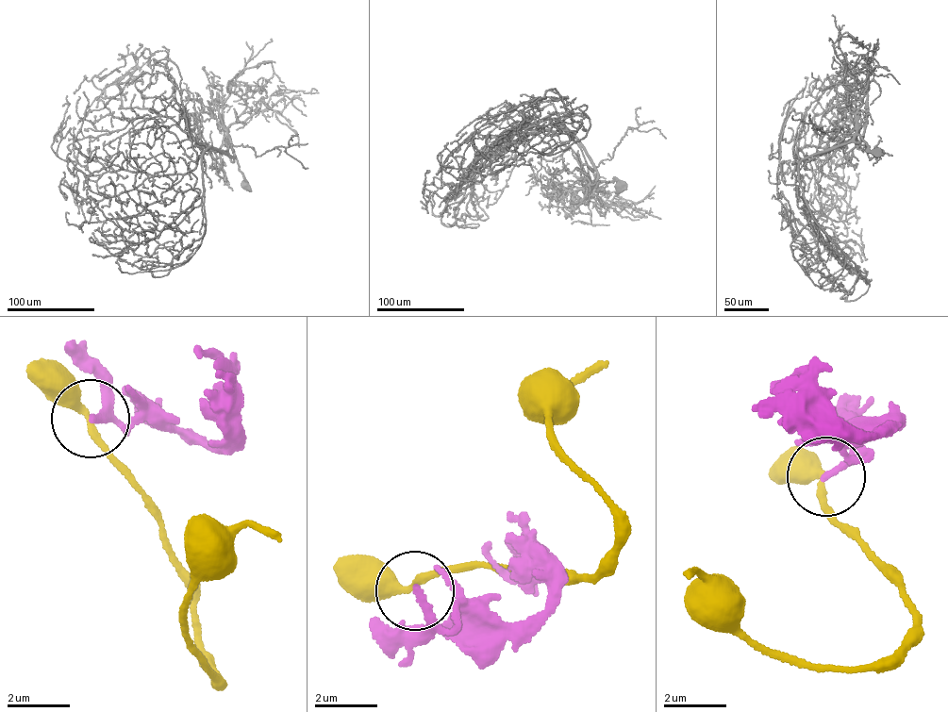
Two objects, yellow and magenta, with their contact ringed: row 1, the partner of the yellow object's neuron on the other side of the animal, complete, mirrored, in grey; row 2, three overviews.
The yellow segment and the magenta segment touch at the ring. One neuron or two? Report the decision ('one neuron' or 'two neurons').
two neurons

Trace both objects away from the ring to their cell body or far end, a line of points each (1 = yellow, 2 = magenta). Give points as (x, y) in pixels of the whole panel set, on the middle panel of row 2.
1: (413, 587), (497, 561), (570, 583), (602, 567), (613, 501), (583, 469), (547, 421), (573, 389), (610, 363)
2: (413, 587), (439, 619), (463, 604), (523, 625), (551, 601), (511, 572), (483, 544)

